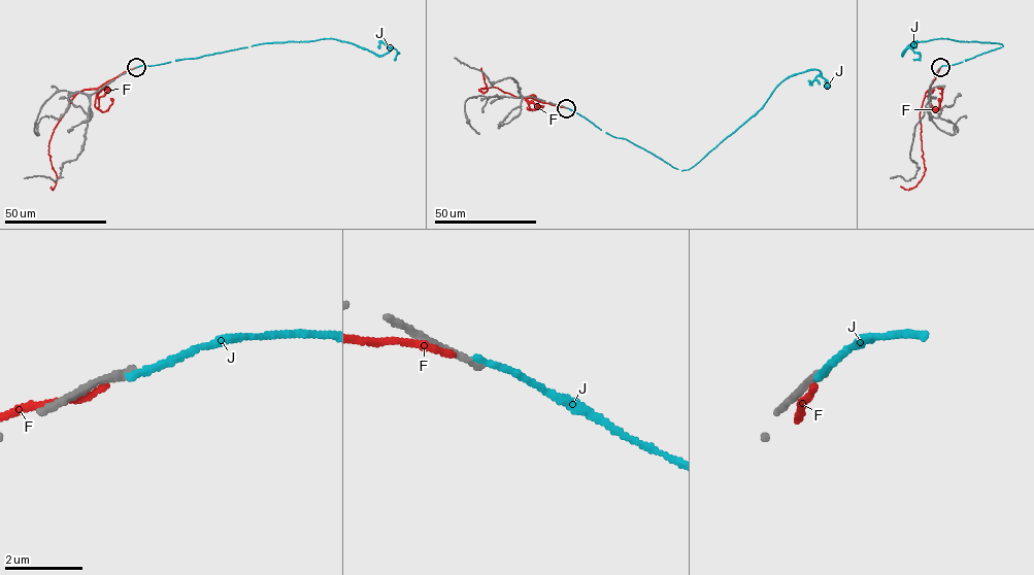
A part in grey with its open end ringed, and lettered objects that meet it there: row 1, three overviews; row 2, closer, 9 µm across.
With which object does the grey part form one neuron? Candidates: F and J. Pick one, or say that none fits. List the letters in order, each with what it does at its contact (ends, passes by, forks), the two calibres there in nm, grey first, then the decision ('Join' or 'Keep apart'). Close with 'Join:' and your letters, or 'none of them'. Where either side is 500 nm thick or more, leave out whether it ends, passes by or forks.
F: It ends there. Thickness 170 nm (grey) against 190 nm. Keep apart
J: It ends there. Thickness 200 nm (grey) against 150 nm. Keep apart
Join: none of them

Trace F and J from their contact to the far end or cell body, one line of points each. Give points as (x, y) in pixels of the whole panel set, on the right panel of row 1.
F: (939, 68), (926, 92), (920, 114), (925, 171), (913, 188), (907, 190), (900, 187)
J: (940, 67), (1002, 44), (929, 40), (915, 42), (902, 53), (910, 48), (920, 55), (913, 59)

